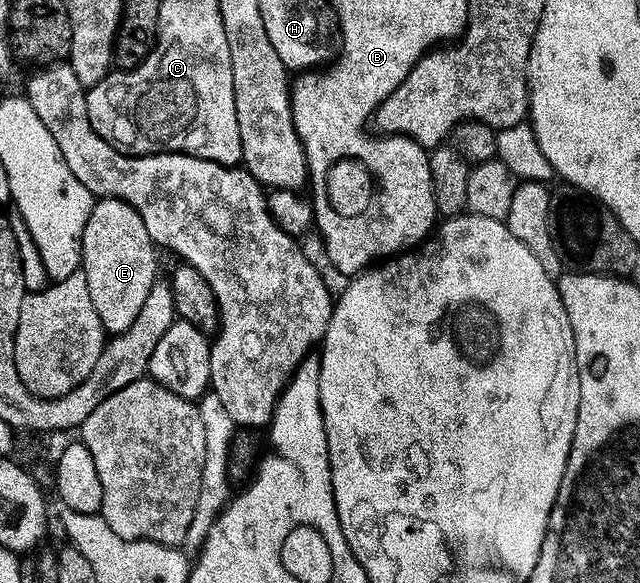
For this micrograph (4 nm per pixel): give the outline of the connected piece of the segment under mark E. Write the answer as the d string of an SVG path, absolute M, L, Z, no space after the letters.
M99 198L91 205L91 213L89 214L89 222L85 222L85 234L83 235L83 258L81 261L81 269L85 274L85 281L89 286L89 297L93 300L93 307L97 310L97 316L103 323L103 331L107 334L124 332L133 324L133 318L137 318L137 314L141 314L141 306L145 306L145 298L149 298L149 290L157 283L155 271L158 270L159 264L155 261L155 252L157 253L157 245L149 238L149 230L145 230L145 222L141 222L141 214L137 214L137 210L133 210L131 204L127 204L123 200L114 198Z

